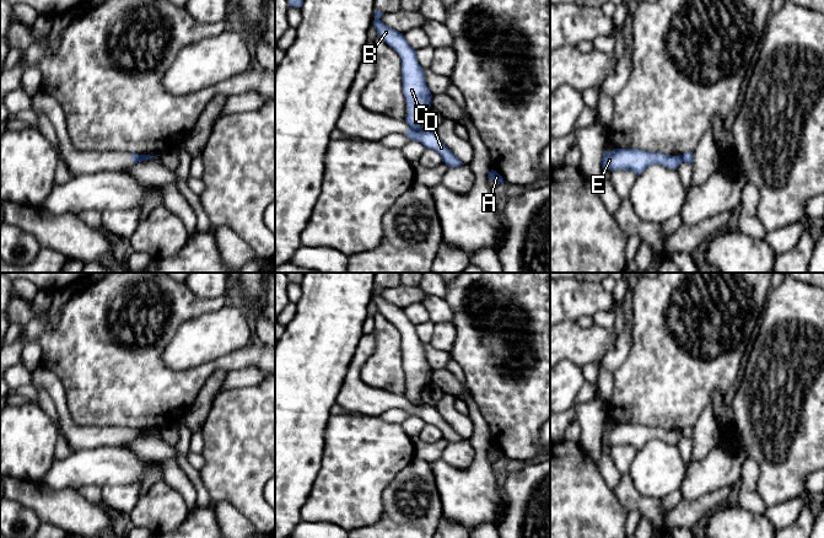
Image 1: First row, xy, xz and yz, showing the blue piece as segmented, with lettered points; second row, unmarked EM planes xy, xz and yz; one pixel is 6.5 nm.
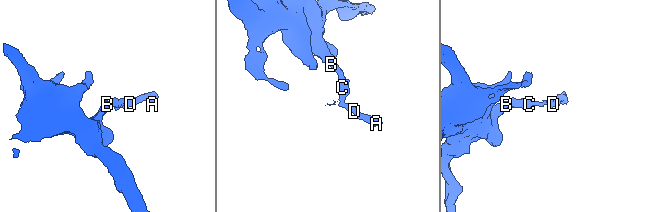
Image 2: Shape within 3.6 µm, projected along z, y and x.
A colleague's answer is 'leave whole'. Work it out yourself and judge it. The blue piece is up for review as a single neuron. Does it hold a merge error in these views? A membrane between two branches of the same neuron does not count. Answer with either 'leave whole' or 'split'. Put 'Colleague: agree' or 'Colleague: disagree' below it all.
split
Colleague: disagree

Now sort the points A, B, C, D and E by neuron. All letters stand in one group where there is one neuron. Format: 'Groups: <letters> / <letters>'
Groups: A D / B C E

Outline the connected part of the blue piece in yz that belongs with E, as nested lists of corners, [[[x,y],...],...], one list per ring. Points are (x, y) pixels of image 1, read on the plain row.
[[[614,424],[610,427],[604,426],[601,437],[602,443],[610,443],[612,446],[634,446],[637,451],[652,440],[662,440],[677,445],[680,439],[680,431],[650,427],[639,424]]]

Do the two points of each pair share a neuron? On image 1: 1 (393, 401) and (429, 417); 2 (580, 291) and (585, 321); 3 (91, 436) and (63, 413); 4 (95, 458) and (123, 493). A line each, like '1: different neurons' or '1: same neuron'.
1: same neuron
2: different neurons
3: same neuron
4: different neurons

